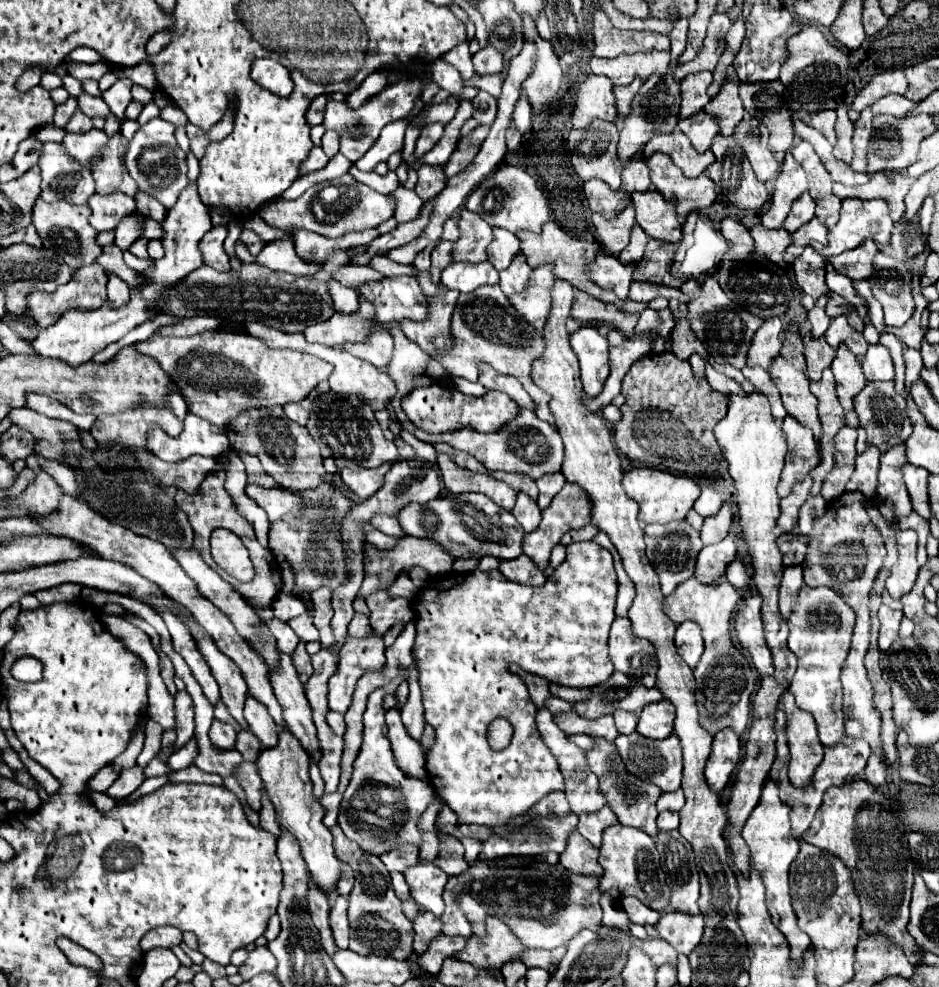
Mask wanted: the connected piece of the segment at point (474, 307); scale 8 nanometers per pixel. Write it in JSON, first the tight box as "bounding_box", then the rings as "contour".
{"bounding_box":[436,285,554,423],"contour":[[[486,285],[472,293],[460,293],[456,309],[452,313],[452,339],[454,343],[448,353],[436,353],[436,361],[440,361],[440,365],[444,365],[444,369],[448,369],[450,375],[476,381],[478,363],[486,361],[498,373],[516,377],[536,403],[536,415],[540,419],[546,419],[548,423],[554,423],[554,415],[548,409],[548,393],[538,389],[530,377],[532,363],[544,353],[542,335],[534,331],[532,325],[528,325],[516,313],[516,309],[512,309],[512,305],[508,303],[506,295],[498,285]]]}

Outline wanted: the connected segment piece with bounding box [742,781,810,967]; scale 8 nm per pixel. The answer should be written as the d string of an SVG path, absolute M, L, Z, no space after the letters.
M772 781L766 783L766 787L762 791L762 797L760 797L760 803L752 811L748 823L744 825L742 837L746 839L746 843L750 847L752 865L760 873L760 879L766 887L766 907L768 907L768 913L772 917L772 923L788 939L792 967L802 967L802 959L804 959L802 953L808 951L810 937L804 931L800 931L800 927L796 923L796 915L792 911L790 893L788 893L788 869L790 869L790 863L798 855L798 841L790 833L790 807L780 801L778 787Z

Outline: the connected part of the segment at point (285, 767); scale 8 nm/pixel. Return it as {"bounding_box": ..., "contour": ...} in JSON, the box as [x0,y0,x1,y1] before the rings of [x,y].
{"bounding_box":[256,731,340,893],"contour":[[[280,731],[280,743],[274,749],[262,749],[260,757],[256,759],[256,767],[260,769],[264,791],[268,793],[270,801],[276,807],[276,817],[280,827],[292,833],[300,841],[300,851],[310,869],[312,881],[324,893],[332,893],[340,877],[340,863],[332,849],[332,833],[322,823],[326,809],[322,807],[320,799],[314,797],[314,791],[312,791],[312,781],[308,775],[310,755],[304,751],[300,741],[292,737],[290,731]]]}

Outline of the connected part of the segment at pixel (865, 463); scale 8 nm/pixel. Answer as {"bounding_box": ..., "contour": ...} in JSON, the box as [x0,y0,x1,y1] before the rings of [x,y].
{"bounding_box":[846,445,880,497],"contour":[[[868,445],[868,449],[856,457],[856,469],[850,481],[846,483],[846,491],[860,491],[864,493],[864,497],[874,497],[878,459],[880,459],[880,451],[874,445]]]}

